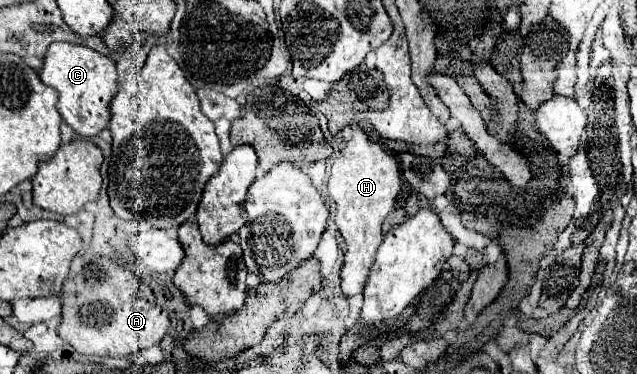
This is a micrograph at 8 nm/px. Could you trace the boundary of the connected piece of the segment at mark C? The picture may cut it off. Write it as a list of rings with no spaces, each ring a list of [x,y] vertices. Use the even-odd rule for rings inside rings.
[[[55,42],[49,46],[45,64],[39,72],[43,84],[59,92],[59,114],[81,136],[91,138],[109,124],[109,102],[117,94],[117,70],[115,62],[87,46],[75,46],[69,42]]]

